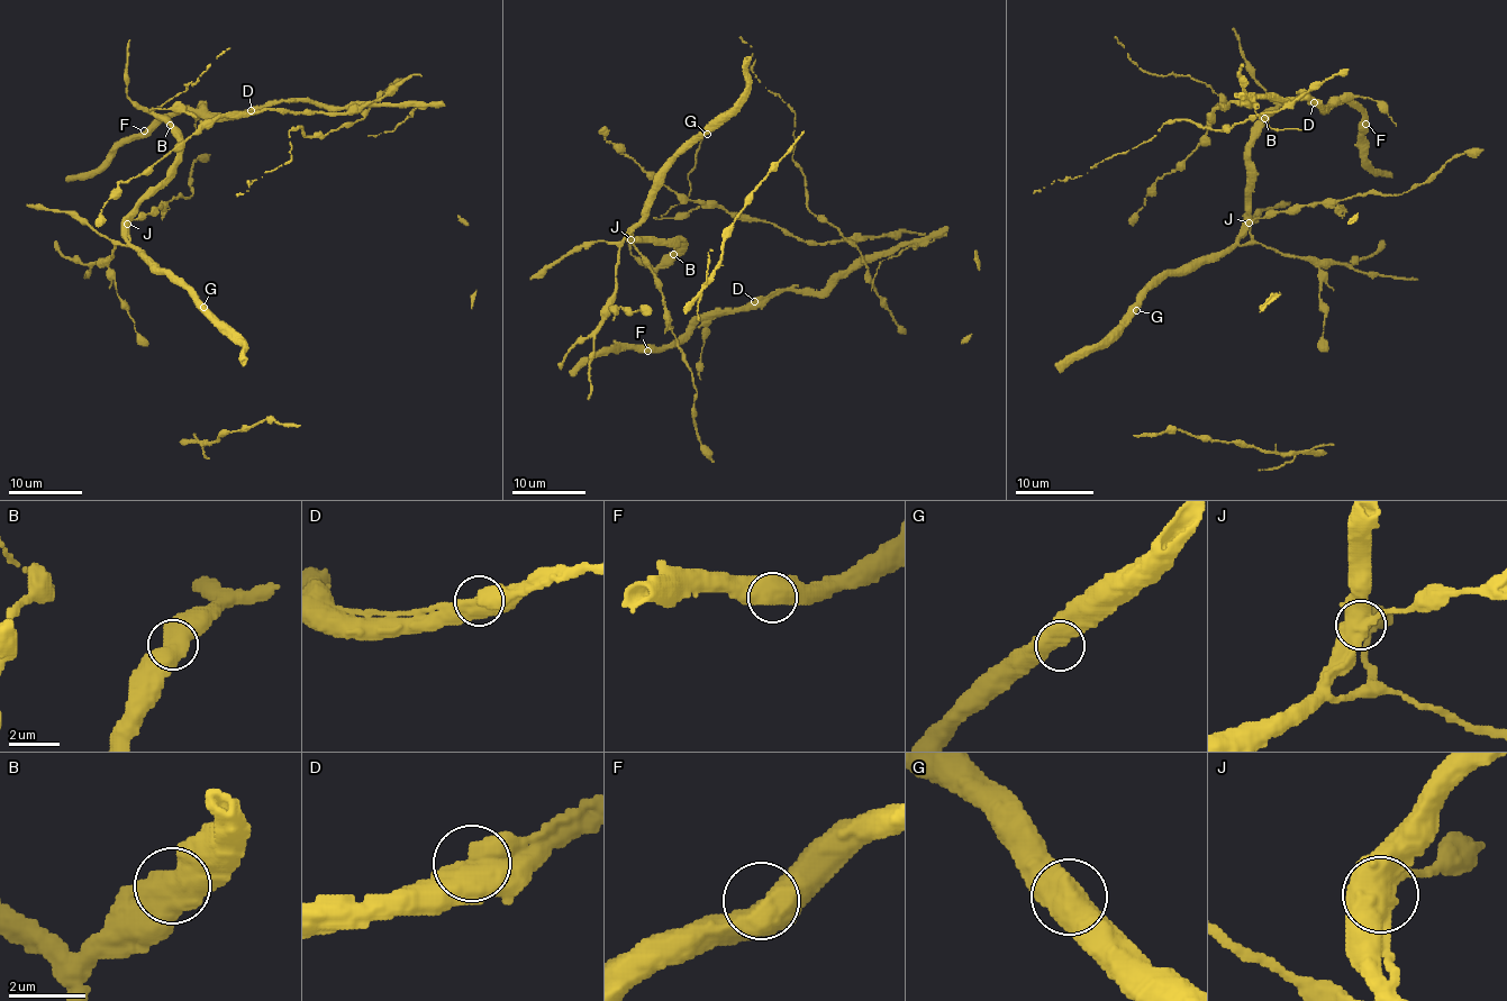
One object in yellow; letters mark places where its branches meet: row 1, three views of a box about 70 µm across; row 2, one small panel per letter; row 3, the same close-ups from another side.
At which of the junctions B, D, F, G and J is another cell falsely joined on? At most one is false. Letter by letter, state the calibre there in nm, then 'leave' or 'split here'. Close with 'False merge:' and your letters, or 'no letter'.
B: 480 nm | leave
D: 550 nm | leave
F: 550 nm | leave
G: 600 nm | leave
J: 550 nm | leave
False merge: no letter

